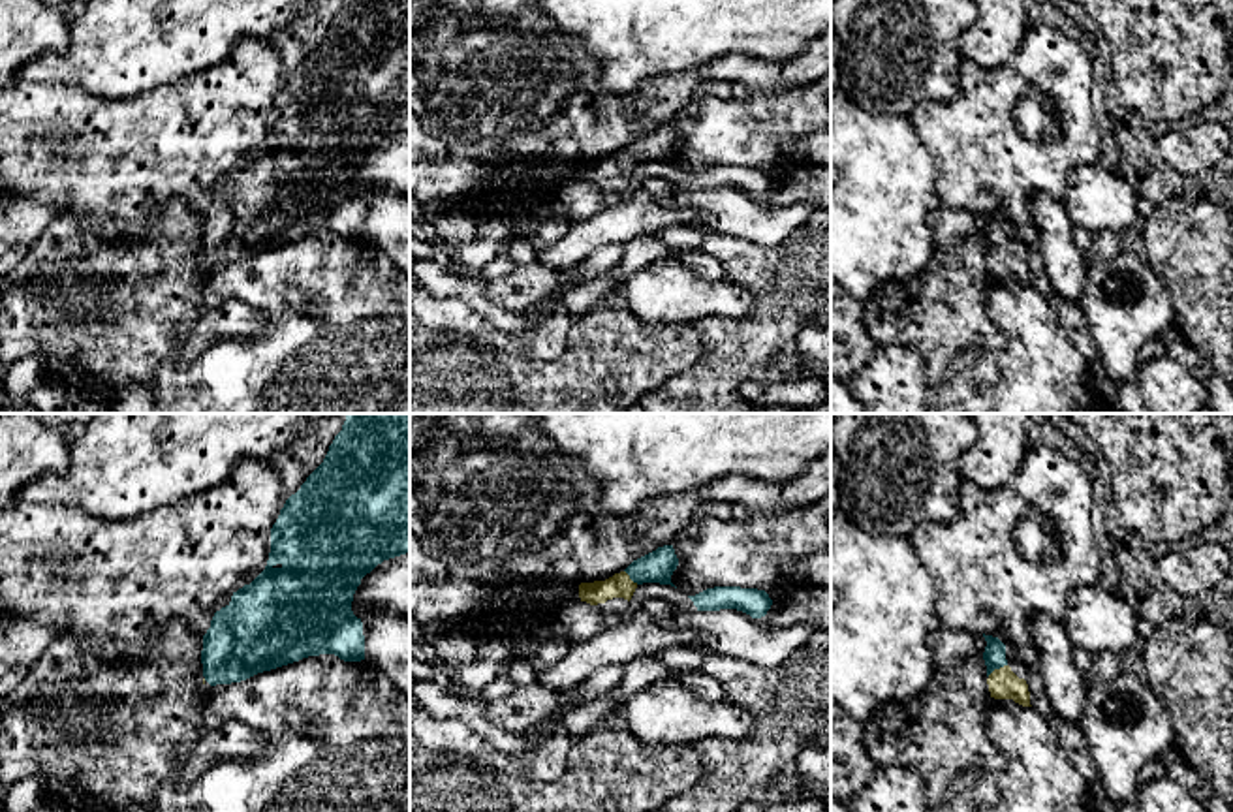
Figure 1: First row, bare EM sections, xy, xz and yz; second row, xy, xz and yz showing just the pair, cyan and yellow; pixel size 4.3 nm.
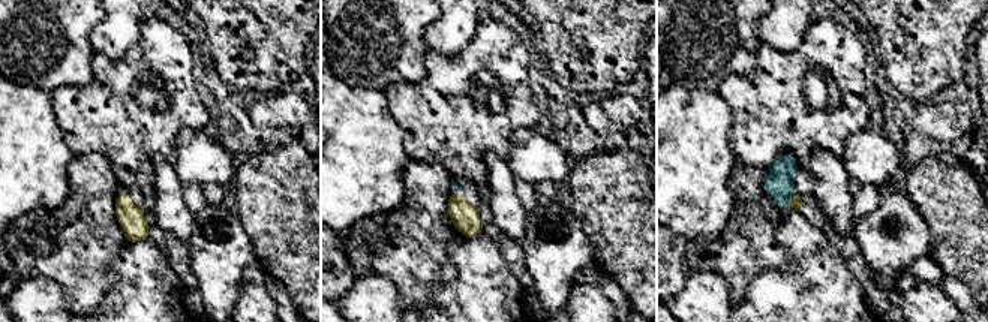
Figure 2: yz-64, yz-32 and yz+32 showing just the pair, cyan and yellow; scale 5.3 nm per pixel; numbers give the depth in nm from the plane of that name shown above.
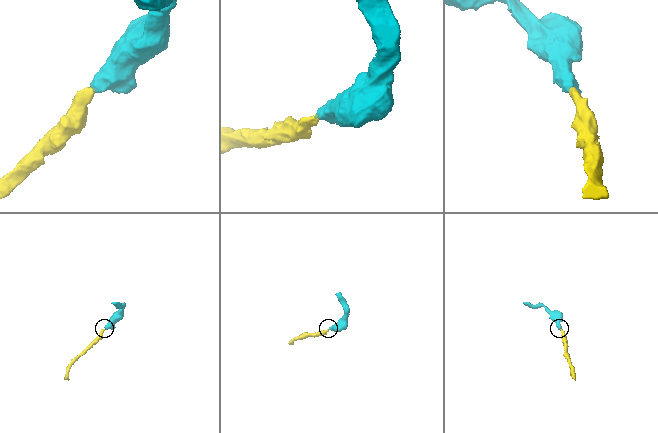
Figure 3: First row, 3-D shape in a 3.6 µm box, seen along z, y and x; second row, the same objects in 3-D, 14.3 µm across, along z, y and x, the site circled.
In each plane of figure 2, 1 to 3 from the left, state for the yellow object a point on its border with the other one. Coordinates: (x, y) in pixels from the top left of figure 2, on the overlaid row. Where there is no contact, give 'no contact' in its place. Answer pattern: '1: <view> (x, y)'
1: no contact
2: yz-32 (456, 192)
3: yz+32 (789, 201)

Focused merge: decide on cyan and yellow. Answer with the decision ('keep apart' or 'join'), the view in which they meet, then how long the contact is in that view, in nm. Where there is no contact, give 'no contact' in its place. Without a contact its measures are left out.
join; meets cyan in yz; contact 100 nm long

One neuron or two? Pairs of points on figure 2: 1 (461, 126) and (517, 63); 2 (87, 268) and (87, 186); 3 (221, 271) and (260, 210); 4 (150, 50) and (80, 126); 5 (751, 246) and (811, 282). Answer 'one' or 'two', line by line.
1: one
2: one
3: two
4: one
5: two

